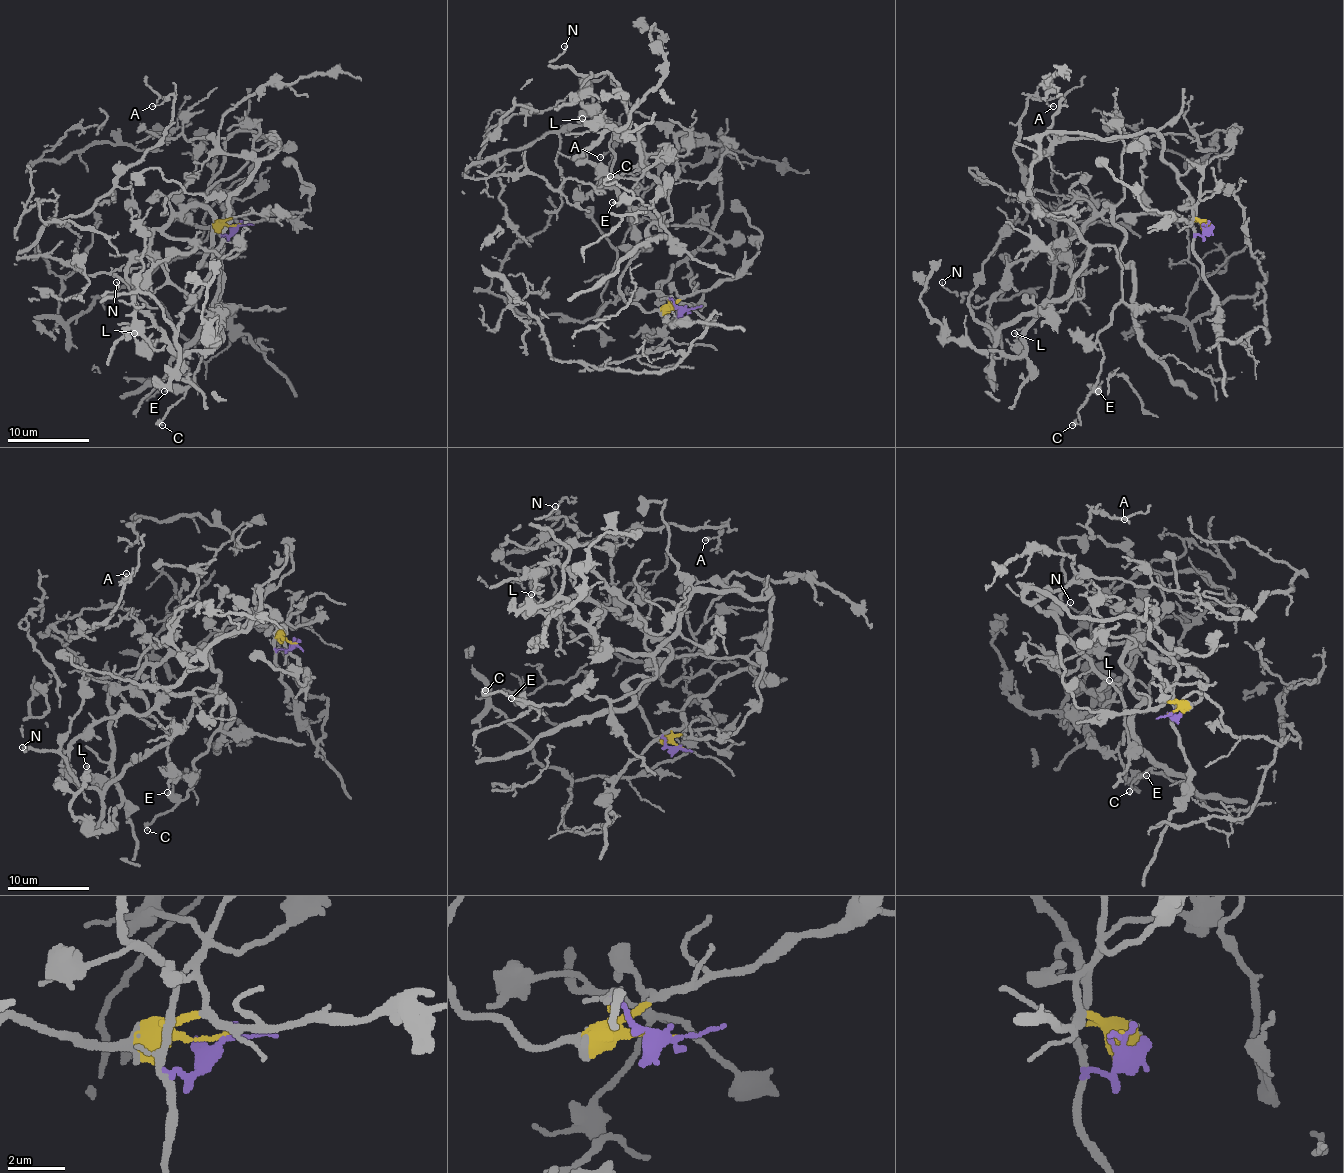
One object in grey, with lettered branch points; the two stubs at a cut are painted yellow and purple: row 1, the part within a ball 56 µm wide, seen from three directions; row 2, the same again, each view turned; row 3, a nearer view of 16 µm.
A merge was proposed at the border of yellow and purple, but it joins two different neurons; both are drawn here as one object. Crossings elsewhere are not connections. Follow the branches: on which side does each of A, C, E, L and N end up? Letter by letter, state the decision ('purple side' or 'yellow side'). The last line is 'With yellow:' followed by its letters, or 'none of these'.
A: yellow side
C: purple side
E: purple side
L: yellow side
N: purple side
With yellow: A, L

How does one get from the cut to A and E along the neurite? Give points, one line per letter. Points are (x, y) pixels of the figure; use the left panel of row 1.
A: (238, 224), (186, 214), (152, 234), (166, 281), (143, 302), (17, 257), (152, 148), (174, 97), (152, 105)
E: (238, 224), (221, 232), (209, 181), (236, 132), (272, 132), (279, 146), (229, 197), (195, 379), (164, 392)

